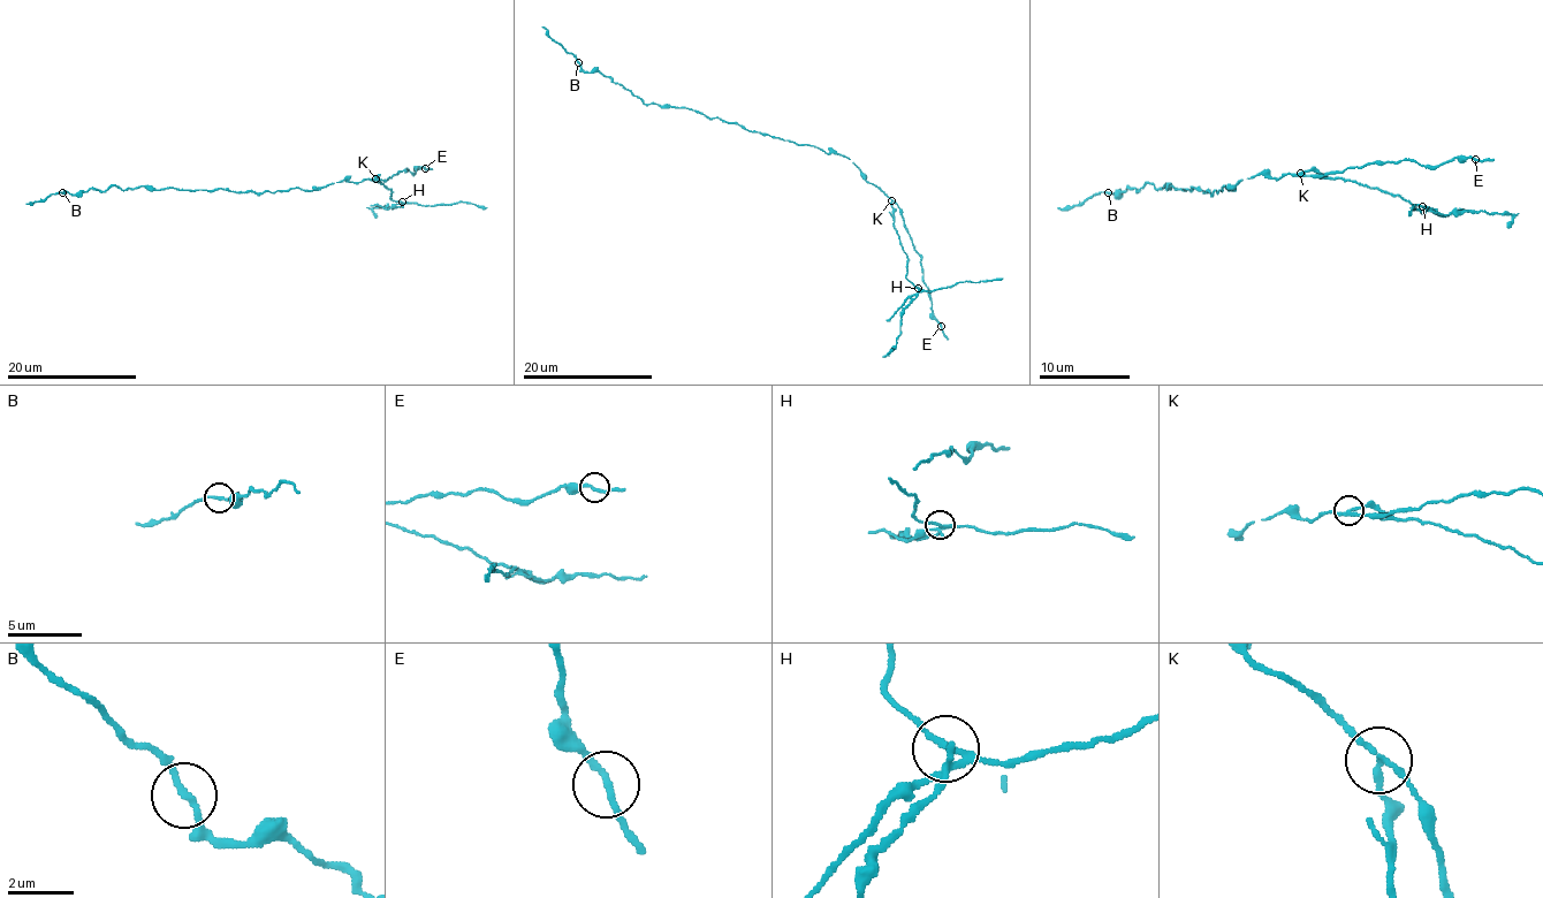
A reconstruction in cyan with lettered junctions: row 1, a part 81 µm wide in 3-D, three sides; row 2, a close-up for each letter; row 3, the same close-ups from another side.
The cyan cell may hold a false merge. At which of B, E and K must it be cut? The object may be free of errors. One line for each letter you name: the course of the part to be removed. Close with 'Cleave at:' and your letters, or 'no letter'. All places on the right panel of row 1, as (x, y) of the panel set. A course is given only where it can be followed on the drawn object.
K: Course of the part to remove: (1300, 172), (1319, 169), (1328, 176), (1339, 176), (1427, 208), (1414, 211), (1412, 206), (1410, 215)
Cleave at: K

